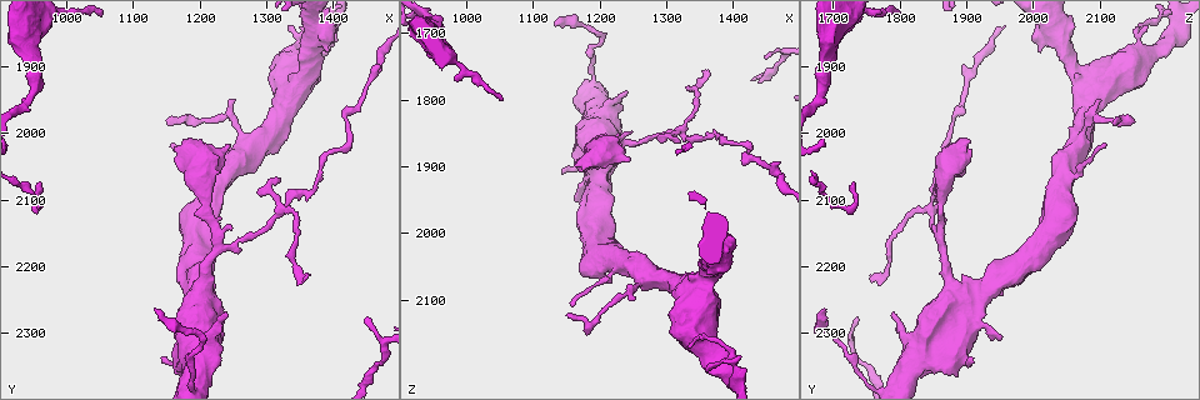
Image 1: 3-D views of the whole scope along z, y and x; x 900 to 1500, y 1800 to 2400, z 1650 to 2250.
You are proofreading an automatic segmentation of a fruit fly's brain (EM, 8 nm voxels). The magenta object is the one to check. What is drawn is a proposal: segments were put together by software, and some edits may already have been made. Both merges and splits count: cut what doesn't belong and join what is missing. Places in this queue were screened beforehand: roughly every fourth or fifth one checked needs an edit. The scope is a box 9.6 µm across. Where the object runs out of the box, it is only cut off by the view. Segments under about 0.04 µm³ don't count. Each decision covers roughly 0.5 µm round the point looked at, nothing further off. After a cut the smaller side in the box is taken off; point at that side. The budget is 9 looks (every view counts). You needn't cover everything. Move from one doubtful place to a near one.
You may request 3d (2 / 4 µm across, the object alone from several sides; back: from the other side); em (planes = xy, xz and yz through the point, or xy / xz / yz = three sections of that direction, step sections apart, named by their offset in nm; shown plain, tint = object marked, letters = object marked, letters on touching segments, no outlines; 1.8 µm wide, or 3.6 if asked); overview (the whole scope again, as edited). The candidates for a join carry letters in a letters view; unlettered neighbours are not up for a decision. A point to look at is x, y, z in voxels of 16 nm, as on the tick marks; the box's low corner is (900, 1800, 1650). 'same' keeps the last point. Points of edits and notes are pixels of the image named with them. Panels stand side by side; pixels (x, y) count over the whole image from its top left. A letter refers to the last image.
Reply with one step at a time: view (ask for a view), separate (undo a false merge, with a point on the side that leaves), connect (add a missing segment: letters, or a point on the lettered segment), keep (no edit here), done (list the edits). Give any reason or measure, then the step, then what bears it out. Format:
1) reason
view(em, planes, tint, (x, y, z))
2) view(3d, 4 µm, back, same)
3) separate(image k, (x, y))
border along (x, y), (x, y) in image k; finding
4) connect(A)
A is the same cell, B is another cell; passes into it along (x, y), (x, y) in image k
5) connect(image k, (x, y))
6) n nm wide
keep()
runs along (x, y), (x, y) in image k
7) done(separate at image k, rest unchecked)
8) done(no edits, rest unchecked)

three-way junction
view(3d, 4 µm, (1230, 2180, 1860))

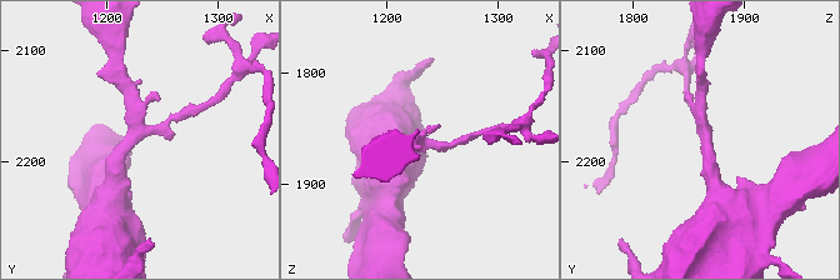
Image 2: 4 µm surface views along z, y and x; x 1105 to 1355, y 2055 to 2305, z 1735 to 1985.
view(em, 3.6 µm, xy, step 8, letters, (1228, 2178, 1866))

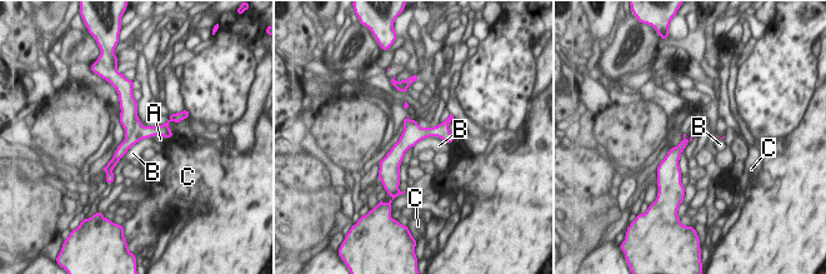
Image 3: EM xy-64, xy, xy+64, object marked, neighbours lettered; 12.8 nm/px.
90 nm wide; B touches over 550 nm
keep()
A, B and C are other cells; all the same neuron

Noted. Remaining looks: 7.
view(em, planes, letters, (1360, 2215, 1755))

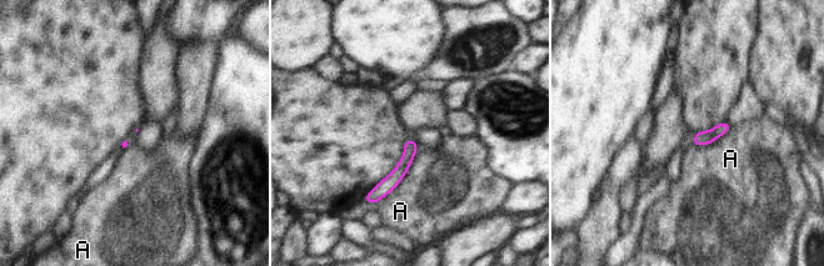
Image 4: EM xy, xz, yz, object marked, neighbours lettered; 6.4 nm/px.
keep()
A is another cell; border along (418, 144), (408, 172), (373, 205) in image 4; no lettered segment goes on from it

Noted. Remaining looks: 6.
abrupt turn
view(em, planes, letters, (1370, 2080, 1855))

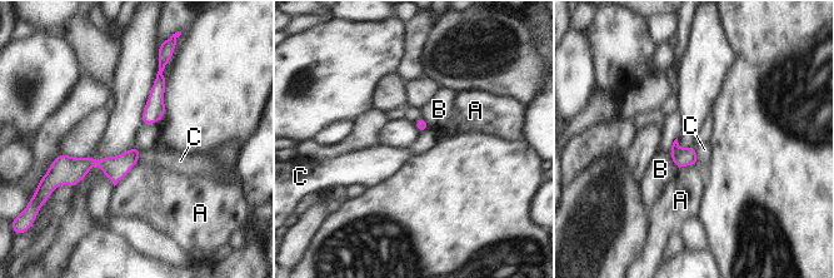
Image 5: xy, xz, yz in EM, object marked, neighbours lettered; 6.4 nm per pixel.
keep()
A, B and C are other cells; one neuron here

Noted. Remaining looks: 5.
thin end
view(em, planes, letters, (1250, 1955, 2095))

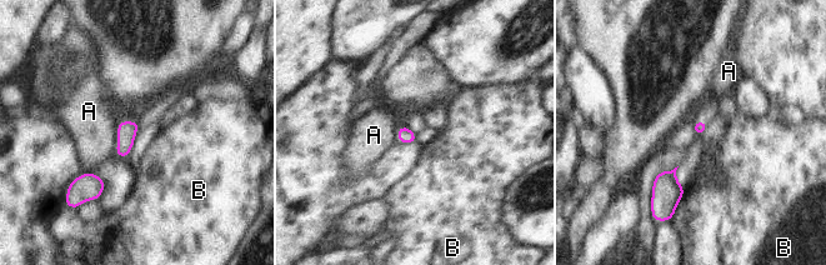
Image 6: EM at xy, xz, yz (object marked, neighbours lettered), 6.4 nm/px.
B touches over 190 nm
keep()
A and B are other cells; no lettered segment goes on from it

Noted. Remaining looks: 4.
done(no edits, rest unchecked)

